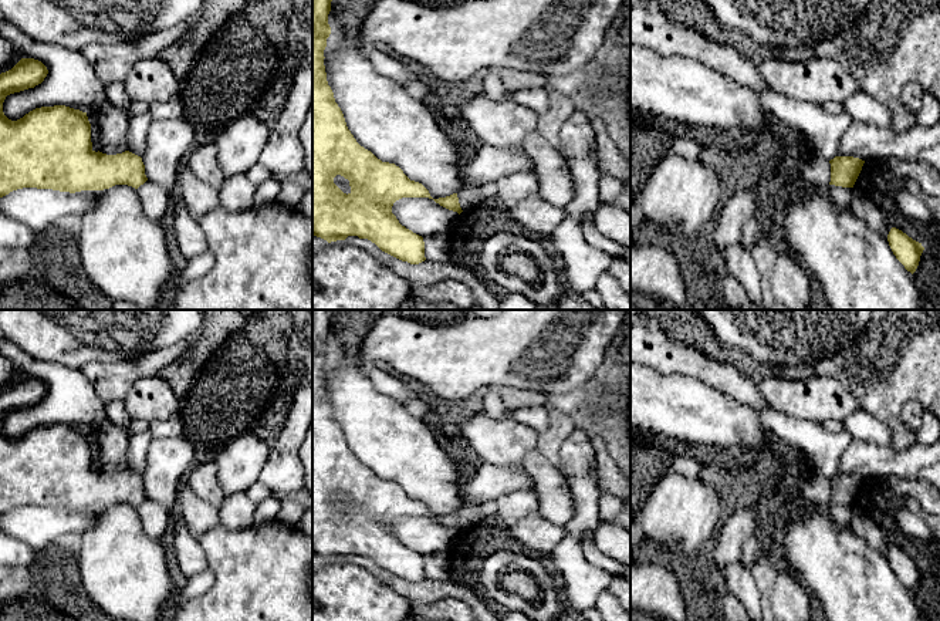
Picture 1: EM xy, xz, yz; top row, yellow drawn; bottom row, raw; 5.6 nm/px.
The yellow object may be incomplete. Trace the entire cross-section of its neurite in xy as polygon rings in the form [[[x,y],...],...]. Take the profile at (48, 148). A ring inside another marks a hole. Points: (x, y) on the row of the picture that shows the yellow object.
[[[21,58],[11,70],[0,74],[0,198],[23,188],[75,193],[128,185],[138,190],[143,212],[160,223],[172,206],[169,192],[146,178],[141,156],[129,151],[116,155],[95,152],[87,112],[54,105],[35,108],[17,121],[4,115],[3,102],[7,95],[34,88],[47,74],[47,67],[34,58]]]

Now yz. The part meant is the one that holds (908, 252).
[[[896,227],[890,229],[887,242],[896,259],[905,266],[907,271],[913,274],[924,250],[922,243],[913,240]]]

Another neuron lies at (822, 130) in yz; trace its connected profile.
[[[774,91],[757,92],[757,95],[775,119],[807,136],[815,158],[831,161],[836,156],[841,135],[852,122],[848,112],[831,114],[821,105]]]

